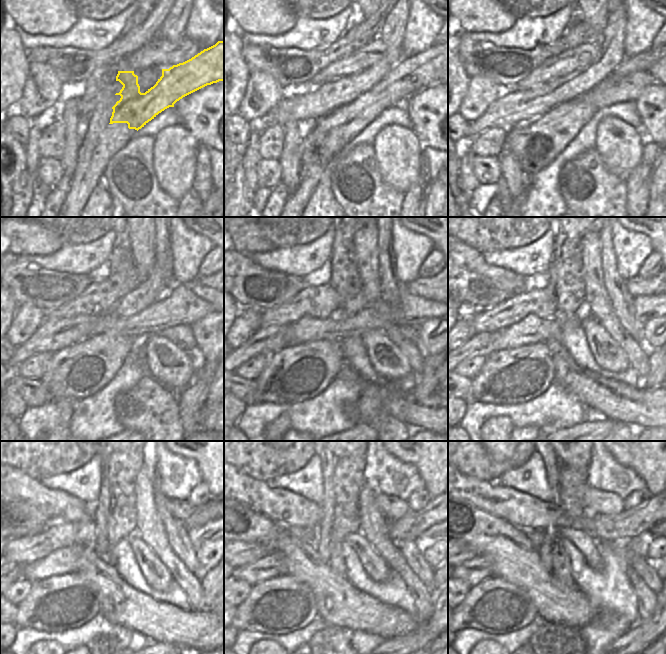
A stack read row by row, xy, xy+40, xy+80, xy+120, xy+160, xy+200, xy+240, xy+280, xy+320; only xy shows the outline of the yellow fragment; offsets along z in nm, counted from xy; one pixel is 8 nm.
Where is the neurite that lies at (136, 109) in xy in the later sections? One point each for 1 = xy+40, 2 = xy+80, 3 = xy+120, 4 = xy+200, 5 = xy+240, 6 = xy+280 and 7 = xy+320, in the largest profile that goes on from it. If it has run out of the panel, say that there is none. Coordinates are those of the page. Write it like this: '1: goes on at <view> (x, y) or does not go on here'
1: goes on at xy+40 (411, 74)
2: goes on at xy+80 (572, 116)
3: goes on at xy+120 (60, 380)
4: goes on at xy+200 (511, 376)
5: goes on at xy+240 (62, 602)
6: goes on at xy+280 (279, 605)
7: goes on at xy+320 (496, 606)

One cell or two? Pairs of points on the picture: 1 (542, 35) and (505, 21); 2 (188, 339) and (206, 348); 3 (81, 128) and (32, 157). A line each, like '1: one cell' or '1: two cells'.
1: two cells
2: two cells
3: two cells

